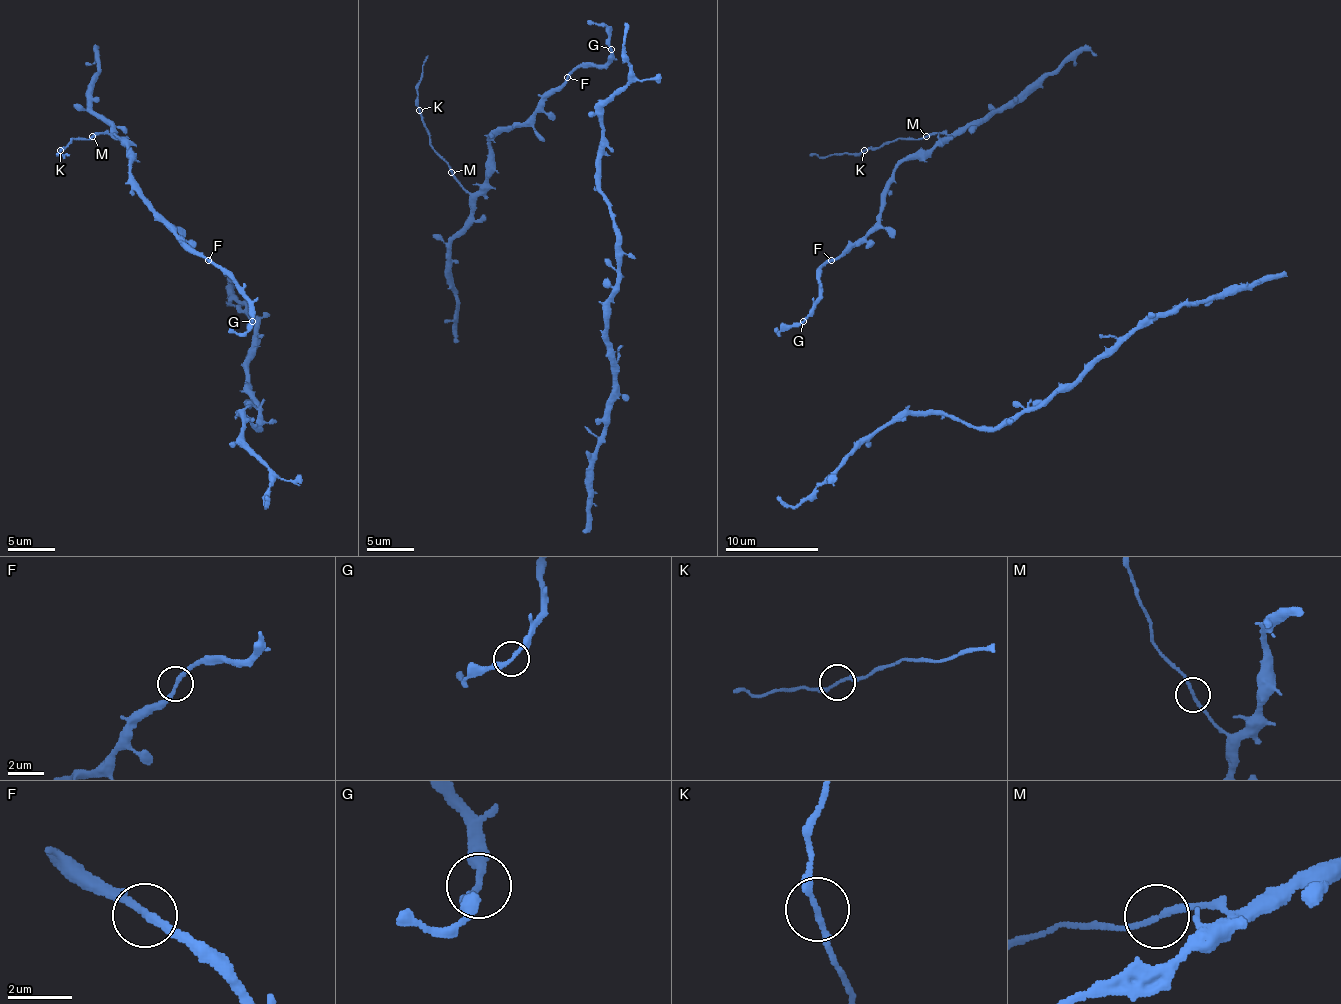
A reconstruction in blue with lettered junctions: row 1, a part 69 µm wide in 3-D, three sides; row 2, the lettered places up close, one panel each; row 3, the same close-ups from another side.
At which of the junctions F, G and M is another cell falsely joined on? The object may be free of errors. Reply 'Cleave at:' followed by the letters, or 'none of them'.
Cleave at: M

